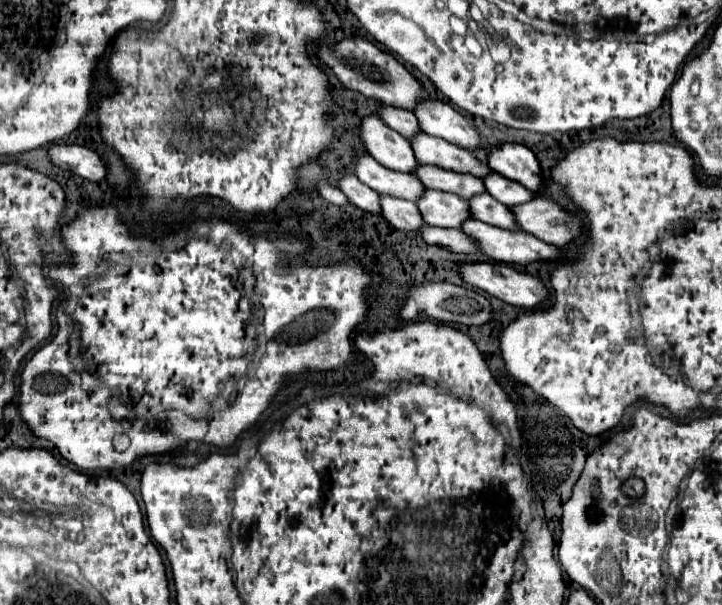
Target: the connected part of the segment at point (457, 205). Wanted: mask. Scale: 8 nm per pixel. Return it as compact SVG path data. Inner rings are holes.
M425 189L425 195L421 195L415 205L427 225L459 229L461 223L469 219L469 205L465 203L465 199L453 193Z

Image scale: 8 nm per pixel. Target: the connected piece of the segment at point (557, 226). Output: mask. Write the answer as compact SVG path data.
M543 197L511 207L511 213L521 231L557 247L567 247L575 237L579 237L583 227L581 219L571 217L555 201Z

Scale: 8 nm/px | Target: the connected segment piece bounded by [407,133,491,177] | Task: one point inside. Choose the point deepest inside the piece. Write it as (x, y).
(428, 149)

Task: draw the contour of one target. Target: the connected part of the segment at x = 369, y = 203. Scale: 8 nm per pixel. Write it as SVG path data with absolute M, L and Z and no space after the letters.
M345 175L343 179L339 179L337 187L343 191L343 195L359 209L363 211L369 211L369 213L379 213L381 207L379 207L379 195L365 187L355 175Z

